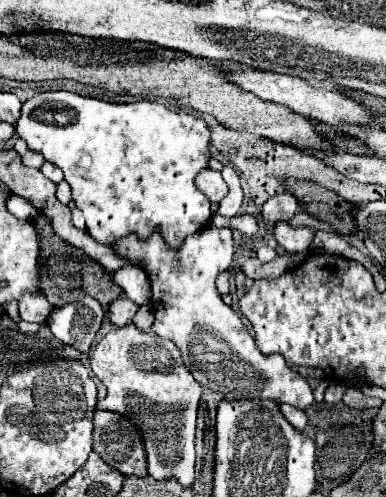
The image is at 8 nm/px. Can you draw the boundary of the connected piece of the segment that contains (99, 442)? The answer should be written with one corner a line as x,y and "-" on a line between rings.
96,411
94,415
94,451
124,477
148,475
144,443
140,431
122,415

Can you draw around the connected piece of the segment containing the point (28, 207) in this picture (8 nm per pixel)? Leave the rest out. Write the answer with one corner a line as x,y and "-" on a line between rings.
16,195
8,197
8,211
12,215
16,215
18,219
34,219
34,217
38,217
38,209
30,201
26,201
22,197
16,197

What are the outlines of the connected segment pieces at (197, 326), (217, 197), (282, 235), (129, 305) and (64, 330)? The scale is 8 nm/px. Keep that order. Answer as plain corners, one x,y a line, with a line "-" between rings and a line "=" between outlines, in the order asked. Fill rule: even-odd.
206,227
190,235
180,251
172,251
160,235
152,233
144,243
136,235
126,235
112,245
120,255
132,261
142,261
144,271
152,283
152,307
156,321
152,331
160,337
172,339
188,363
194,379
222,393
226,399
276,399
298,409
308,409
314,401
308,381
292,371
280,355
264,355
248,333
240,315
228,307
218,289
216,277
232,267
234,239
228,227
=
204,169
196,175
196,187
212,201
218,203
228,195
228,185
224,183
220,171
212,171
212,169
=
276,223
274,227
274,237
276,241
284,247
284,251
288,253
300,253
300,251
308,251
308,247
312,245
314,239
314,229
302,227
302,229
292,229
288,223
=
122,295
120,299
116,299
116,303
112,303
108,307
108,319
116,327
124,327
124,325
128,325
132,321
132,317
134,317
136,311
138,311
136,303
132,303
128,297
=
80,299
64,307
56,307
48,317
48,327
52,335
64,345
74,347
76,351
88,353
94,341
96,331
104,319
104,309
96,299

